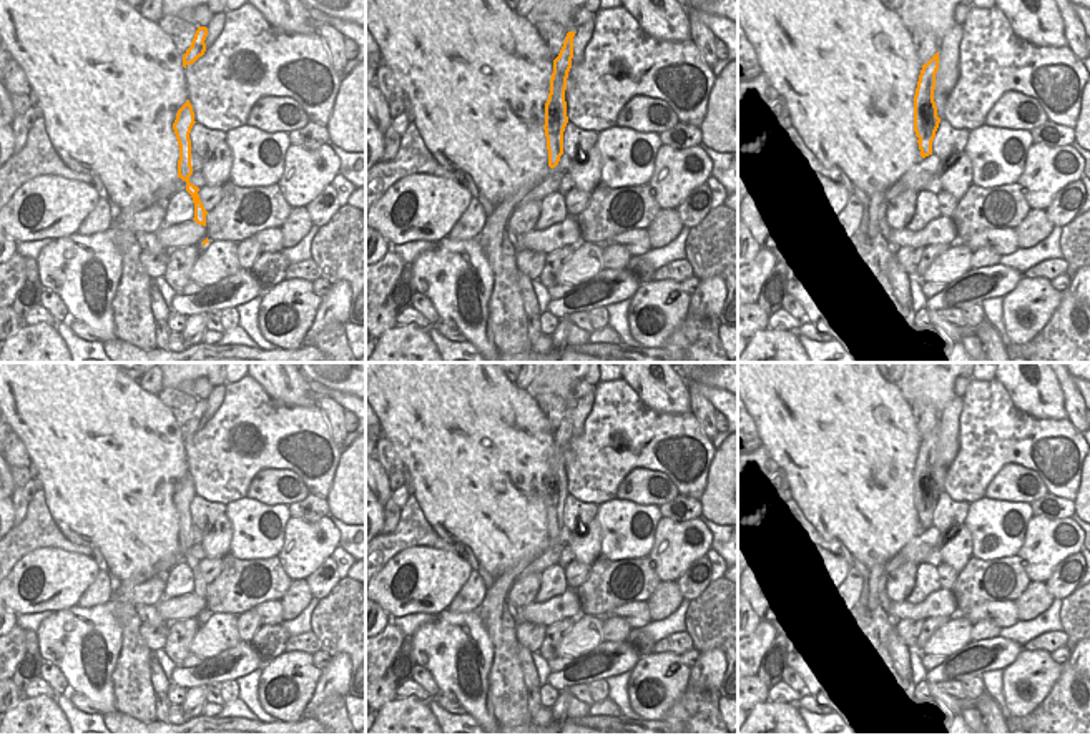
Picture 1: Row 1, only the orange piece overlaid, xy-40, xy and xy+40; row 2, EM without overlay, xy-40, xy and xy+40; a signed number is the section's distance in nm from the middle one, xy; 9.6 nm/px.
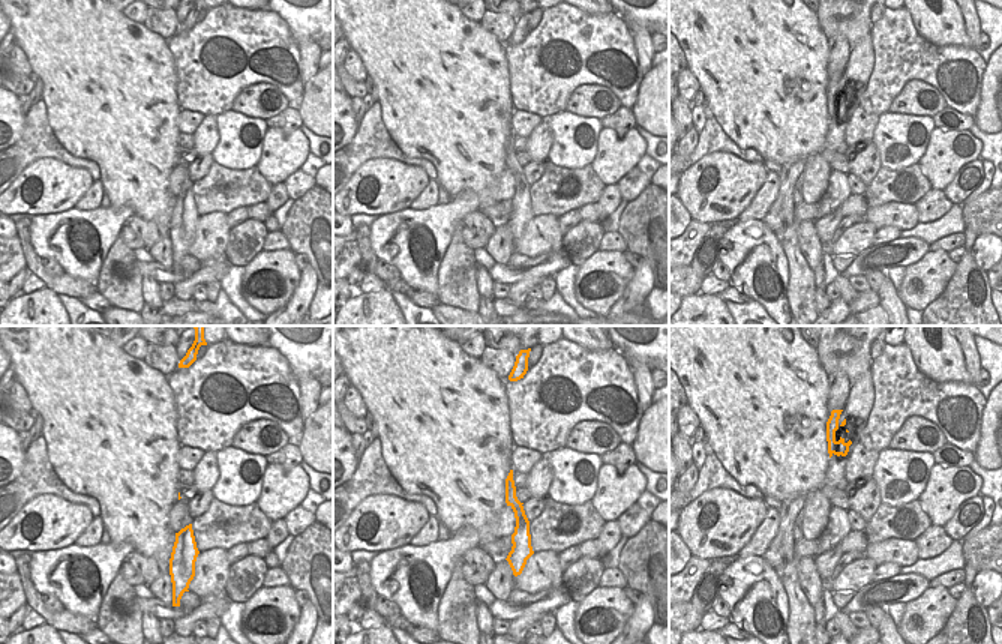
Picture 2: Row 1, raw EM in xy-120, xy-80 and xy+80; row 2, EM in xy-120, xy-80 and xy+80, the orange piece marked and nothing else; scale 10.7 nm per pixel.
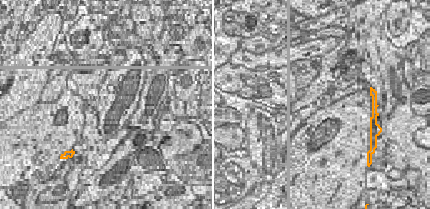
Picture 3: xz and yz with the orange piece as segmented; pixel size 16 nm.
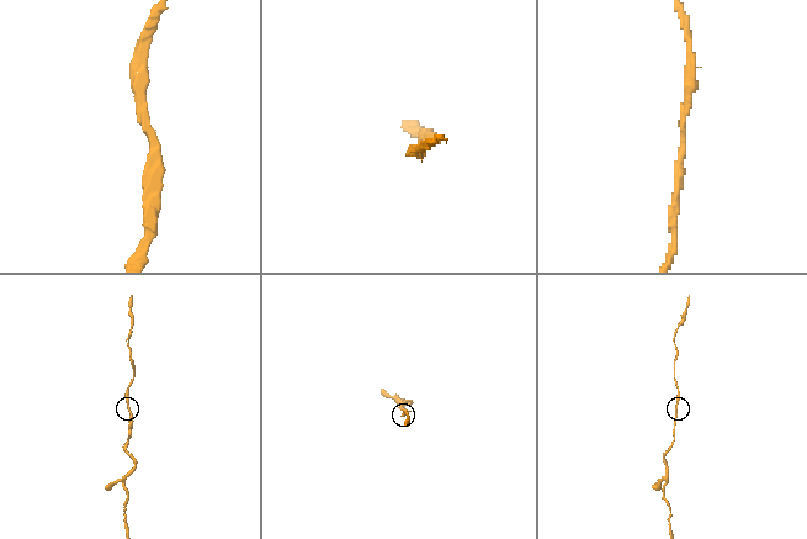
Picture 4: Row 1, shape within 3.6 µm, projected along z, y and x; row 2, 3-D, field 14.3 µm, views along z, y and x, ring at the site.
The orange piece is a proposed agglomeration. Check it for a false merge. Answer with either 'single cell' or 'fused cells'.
single cell

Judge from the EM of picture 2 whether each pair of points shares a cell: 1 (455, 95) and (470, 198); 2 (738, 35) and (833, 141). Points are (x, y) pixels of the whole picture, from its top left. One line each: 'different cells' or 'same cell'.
1: different cells
2: different cells

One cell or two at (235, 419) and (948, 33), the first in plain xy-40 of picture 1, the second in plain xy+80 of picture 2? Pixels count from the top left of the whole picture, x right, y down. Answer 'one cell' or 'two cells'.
two cells

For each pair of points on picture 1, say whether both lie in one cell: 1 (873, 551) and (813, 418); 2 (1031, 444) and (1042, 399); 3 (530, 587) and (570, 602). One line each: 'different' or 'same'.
1: same
2: different
3: different

